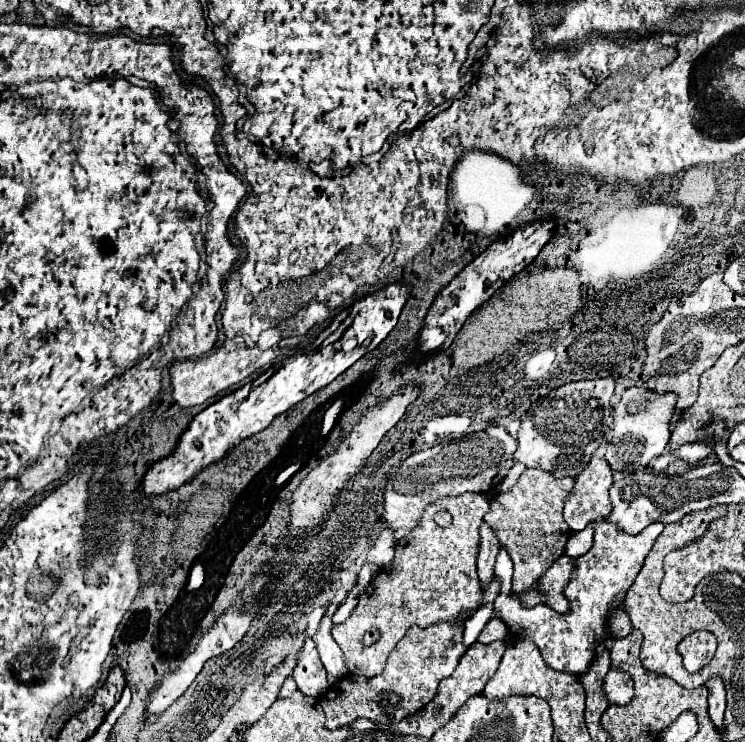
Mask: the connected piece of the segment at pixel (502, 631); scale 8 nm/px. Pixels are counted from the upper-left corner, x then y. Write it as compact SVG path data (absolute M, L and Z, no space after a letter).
M495 618L495 620L487 622L487 626L483 628L483 632L481 632L481 636L479 636L477 642L481 642L481 644L491 644L491 642L495 642L495 640L505 640L507 636L509 636L509 630L507 630L505 622L499 620L499 618Z

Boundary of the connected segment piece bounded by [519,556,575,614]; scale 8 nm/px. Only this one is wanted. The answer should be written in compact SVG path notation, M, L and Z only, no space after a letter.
M559 556L553 562L553 566L545 572L545 576L541 576L541 580L537 580L537 588L531 588L529 592L519 594L521 604L525 604L525 606L547 604L549 608L553 608L559 614L569 612L569 604L563 596L563 586L575 568L573 562L575 560L569 556Z

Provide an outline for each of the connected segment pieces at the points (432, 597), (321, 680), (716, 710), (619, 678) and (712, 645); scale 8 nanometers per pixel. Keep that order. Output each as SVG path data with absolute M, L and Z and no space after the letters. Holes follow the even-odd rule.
M461 494L461 496L453 496L453 498L441 498L433 504L429 504L429 508L425 508L419 524L409 532L409 536L405 536L403 540L397 542L393 562L389 566L383 566L381 572L373 578L373 582L369 584L369 588L365 592L365 598L359 596L359 602L357 602L355 610L351 612L351 616L343 624L333 624L333 628L331 628L331 636L341 646L349 674L363 674L363 676L381 674L389 652L405 636L405 632L411 626L427 628L441 620L453 622L461 610L465 610L465 608L477 610L481 606L481 582L477 578L475 562L477 562L477 542L479 542L477 534L479 534L479 526L483 522L483 516L487 510L489 510L489 500L485 494ZM439 510L447 510L453 516L451 526L439 528L433 522L433 516ZM371 628L377 628L381 632L381 638L373 646L365 648L361 638Z
M317 650L297 662L297 666L293 668L293 678L297 682L297 688L307 696L319 698L329 688L325 668L317 656Z
M709 678L705 682L707 690L709 690L709 716L713 720L713 724L721 724L723 720L723 712L725 712L725 686L721 678Z
M611 668L603 686L611 704L629 704L633 698L633 680L623 670Z
M693 632L683 638L679 652L687 664L707 664L717 648L717 638L711 632Z

